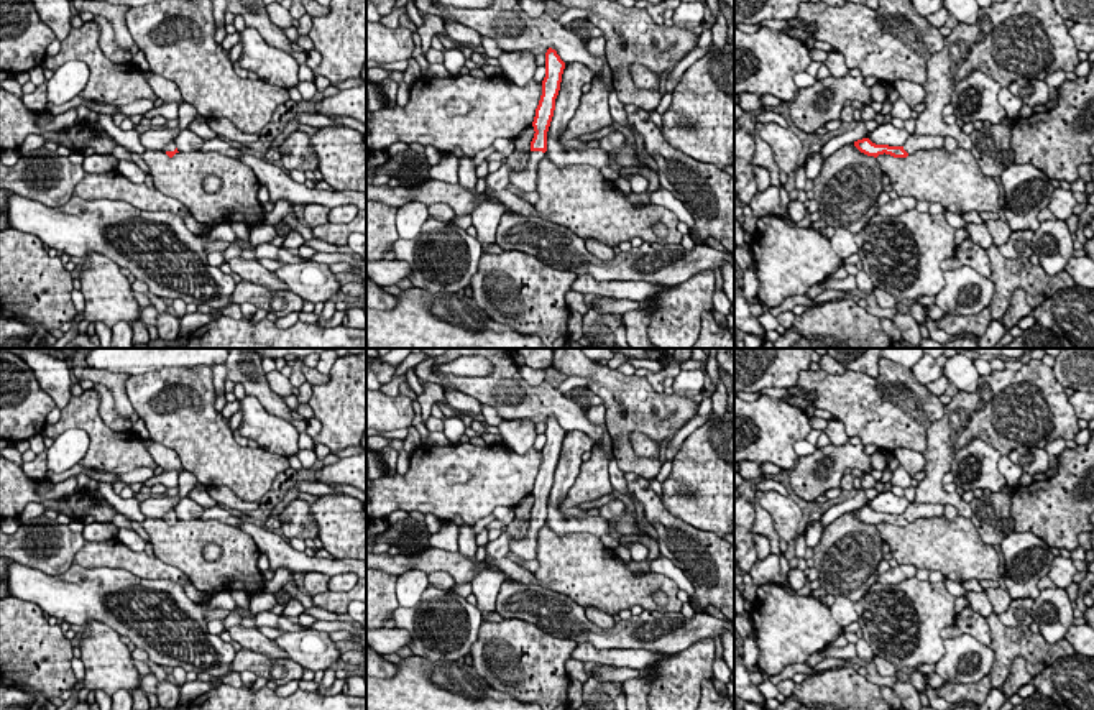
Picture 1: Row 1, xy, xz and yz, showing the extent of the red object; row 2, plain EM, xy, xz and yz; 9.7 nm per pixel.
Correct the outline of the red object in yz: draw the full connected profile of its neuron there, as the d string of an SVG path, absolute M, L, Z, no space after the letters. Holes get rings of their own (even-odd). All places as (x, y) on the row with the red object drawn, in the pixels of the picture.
M910 135L903 146L876 145L869 138L854 141L854 146L867 154L877 158L879 154L890 154L894 158L907 158L908 154L920 150L936 150L945 148L946 136L926 136L926 135Z

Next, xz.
M549 48L545 53L545 77L542 81L542 95L536 108L532 122L534 138L531 141L529 163L524 171L511 173L511 184L521 192L534 192L537 189L537 166L547 151L547 131L555 110L555 99L560 90L565 62L555 49Z

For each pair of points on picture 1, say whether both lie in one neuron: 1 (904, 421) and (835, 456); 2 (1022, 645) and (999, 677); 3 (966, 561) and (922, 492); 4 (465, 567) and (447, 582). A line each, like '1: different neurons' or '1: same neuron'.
1: different neurons
2: same neuron
3: different neurons
4: different neurons

